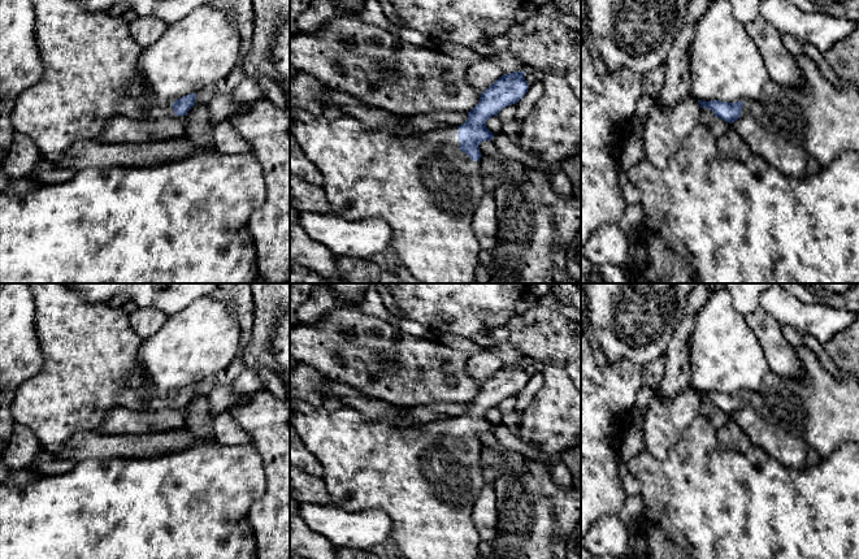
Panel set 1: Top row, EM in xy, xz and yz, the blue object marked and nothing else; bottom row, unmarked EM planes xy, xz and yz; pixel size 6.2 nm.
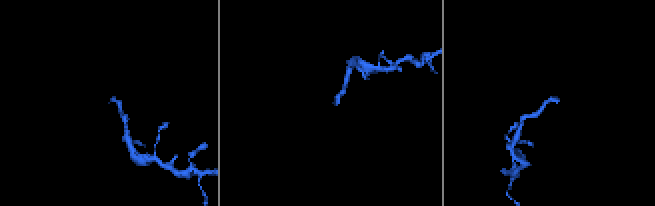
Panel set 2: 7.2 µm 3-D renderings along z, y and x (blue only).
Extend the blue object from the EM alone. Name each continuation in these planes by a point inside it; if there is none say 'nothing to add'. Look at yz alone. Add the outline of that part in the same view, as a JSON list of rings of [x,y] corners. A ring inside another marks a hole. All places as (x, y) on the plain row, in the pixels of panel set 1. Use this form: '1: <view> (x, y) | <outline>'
1: yz (823, 410) | [[[794,347],[802,361],[803,373],[799,378],[781,378],[769,372],[759,391],[746,391],[741,407],[754,408],[768,424],[789,432],[803,439],[821,458],[829,456],[841,443],[850,442],[859,447],[859,381],[856,377],[840,370],[837,376],[829,373],[817,355],[806,347]]]

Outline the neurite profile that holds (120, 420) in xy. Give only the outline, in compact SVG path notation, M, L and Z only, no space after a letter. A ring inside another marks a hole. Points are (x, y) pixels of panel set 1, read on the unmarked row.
M168 407L159 411L113 408L97 432L107 434L146 434L173 429L186 430L186 407Z

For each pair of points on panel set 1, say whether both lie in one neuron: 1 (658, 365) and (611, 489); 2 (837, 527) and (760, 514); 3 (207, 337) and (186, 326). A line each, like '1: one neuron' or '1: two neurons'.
1: two neurons
2: one neuron
3: one neuron

